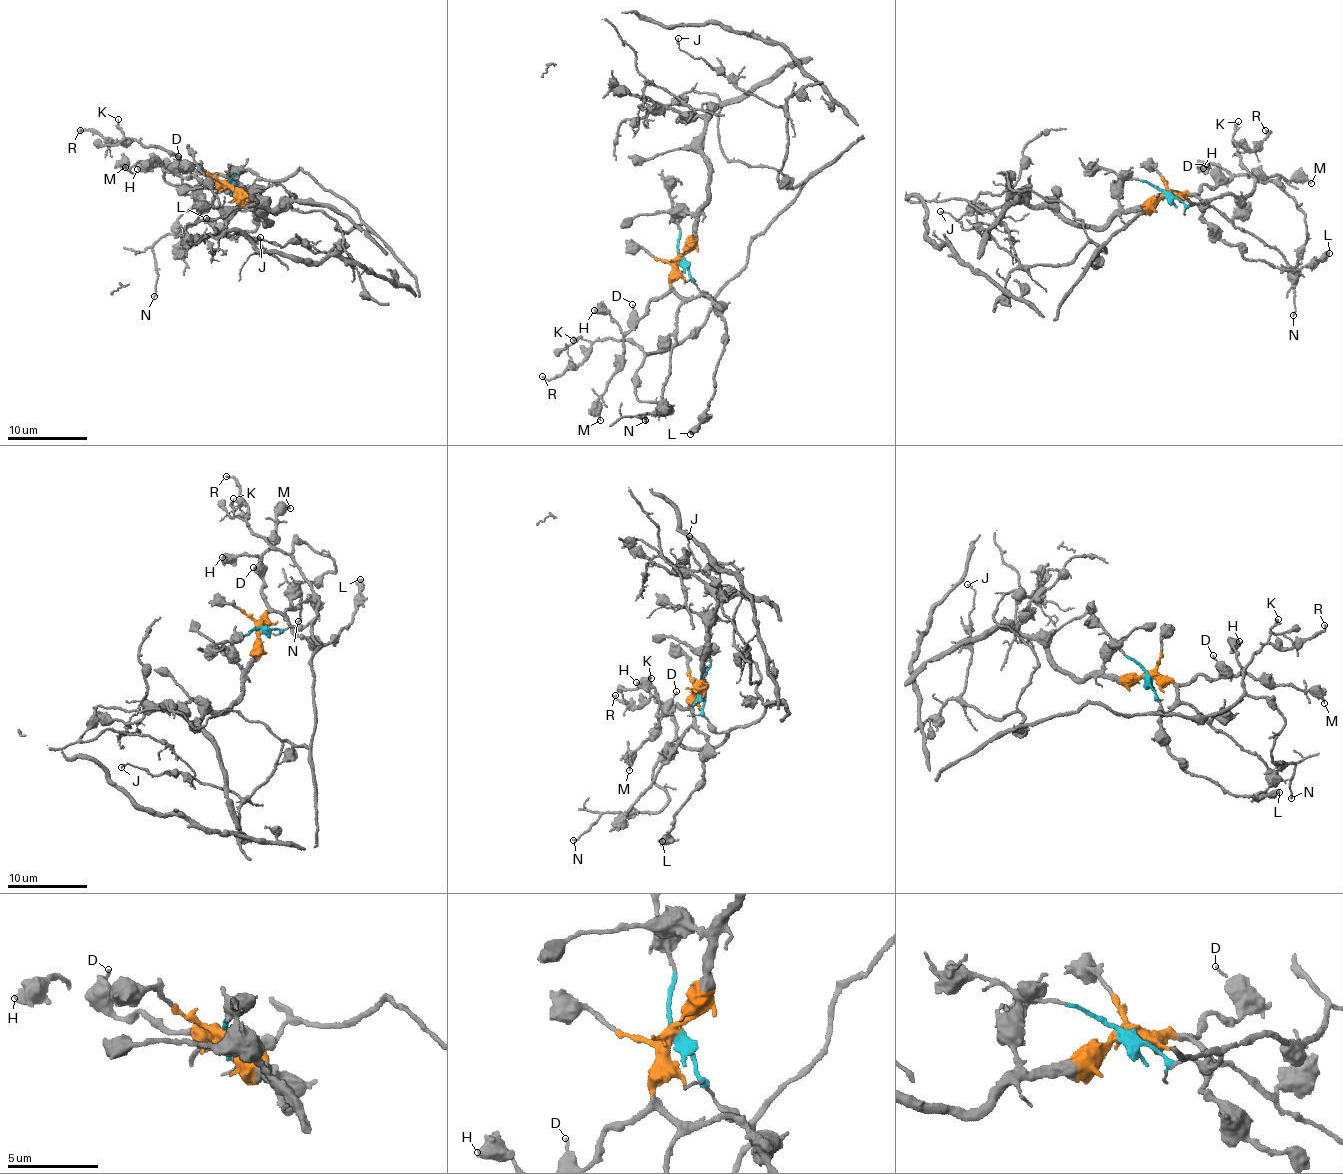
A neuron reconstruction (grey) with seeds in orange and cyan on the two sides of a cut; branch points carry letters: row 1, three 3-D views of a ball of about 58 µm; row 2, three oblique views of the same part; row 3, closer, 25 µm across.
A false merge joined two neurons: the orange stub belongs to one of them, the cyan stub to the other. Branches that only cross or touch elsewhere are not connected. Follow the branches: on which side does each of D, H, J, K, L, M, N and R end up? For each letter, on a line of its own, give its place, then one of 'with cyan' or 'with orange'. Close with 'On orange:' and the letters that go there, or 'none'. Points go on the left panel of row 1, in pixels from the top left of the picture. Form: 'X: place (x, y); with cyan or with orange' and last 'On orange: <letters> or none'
D: place (178, 156); with orange
H: place (137, 169); with orange
J: place (260, 237); with cyan
K: place (118, 119); with cyan
L: place (206, 218); with orange
M: place (125, 167); with orange
N: place (154, 296); with cyan
R: place (80, 130); with cyan
On orange: D, H, L, M

